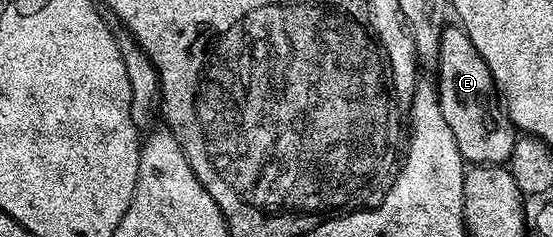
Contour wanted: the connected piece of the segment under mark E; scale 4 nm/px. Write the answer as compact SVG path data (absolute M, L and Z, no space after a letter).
M445 24L440 36L438 59L434 72L440 76L438 92L442 119L454 131L458 151L472 165L504 165L514 151L518 130L508 119L492 81L486 59L478 55L478 47L470 43L470 35L459 24Z

